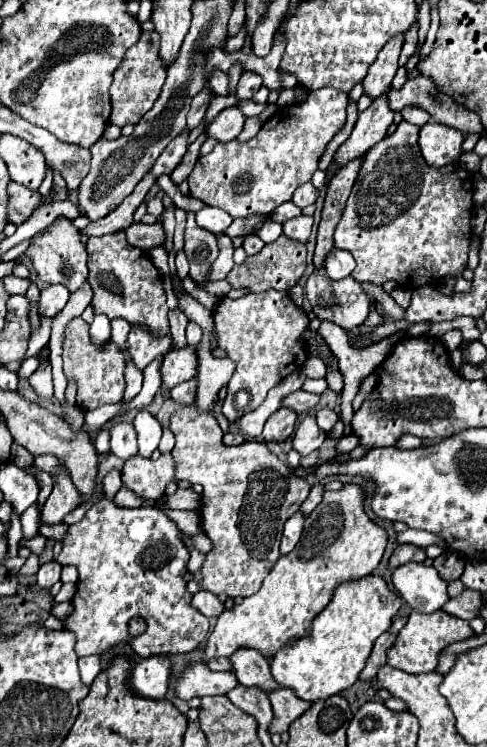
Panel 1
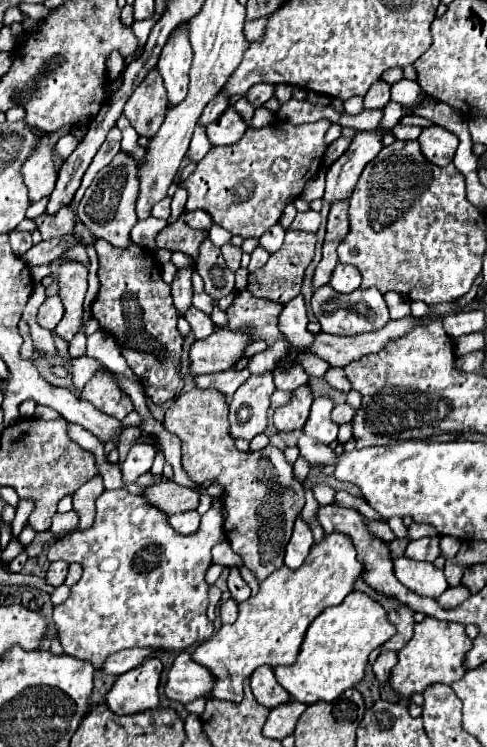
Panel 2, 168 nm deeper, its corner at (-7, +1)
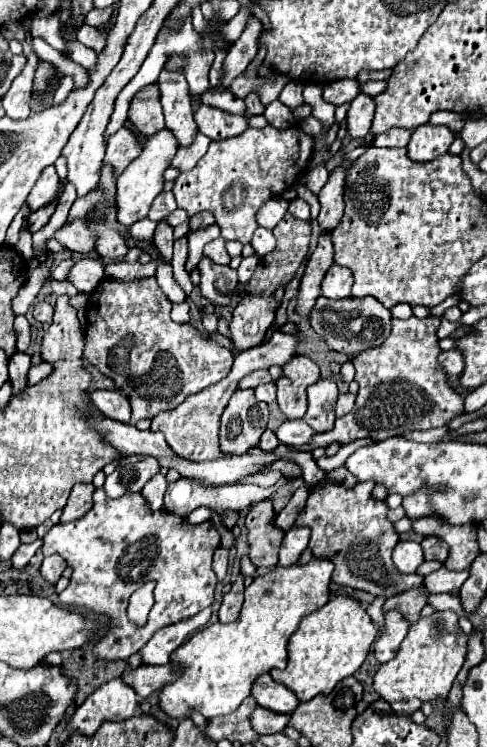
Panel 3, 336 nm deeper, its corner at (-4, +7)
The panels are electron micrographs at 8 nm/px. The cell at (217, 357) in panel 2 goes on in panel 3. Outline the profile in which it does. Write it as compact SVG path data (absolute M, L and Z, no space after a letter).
M247 296L247 302L239 302L229 322L233 354L239 354L263 342L265 332L273 324L275 310L277 310L275 298Z

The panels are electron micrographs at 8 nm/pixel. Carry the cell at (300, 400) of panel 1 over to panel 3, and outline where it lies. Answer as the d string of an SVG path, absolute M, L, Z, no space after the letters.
M267 382L267 384L255 388L255 396L257 396L257 400L267 402L267 404L275 400L275 394L277 394L277 386L275 386L275 382Z

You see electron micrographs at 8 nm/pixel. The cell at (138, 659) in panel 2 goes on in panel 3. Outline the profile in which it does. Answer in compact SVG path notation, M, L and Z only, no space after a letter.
M205 608L195 618L183 620L179 624L171 624L167 628L161 628L155 632L155 636L139 650L143 664L167 664L173 650L177 650L185 638L197 630L203 630L211 618L213 610Z

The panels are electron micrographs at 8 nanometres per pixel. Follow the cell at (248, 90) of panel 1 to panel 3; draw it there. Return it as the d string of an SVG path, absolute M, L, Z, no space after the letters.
M249 92L245 98L247 104L247 114L263 114L265 106L259 102L259 94L257 92Z

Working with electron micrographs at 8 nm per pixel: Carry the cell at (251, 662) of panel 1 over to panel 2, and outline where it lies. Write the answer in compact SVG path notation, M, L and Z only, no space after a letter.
M260 666L254 670L250 688L254 698L266 708L276 708L280 704L290 702L290 694L276 682L270 666Z

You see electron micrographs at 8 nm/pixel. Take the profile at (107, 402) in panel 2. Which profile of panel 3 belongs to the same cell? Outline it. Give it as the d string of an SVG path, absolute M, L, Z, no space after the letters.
M91 390L89 398L107 418L113 418L119 422L129 422L131 406L123 394L117 394L115 390Z

